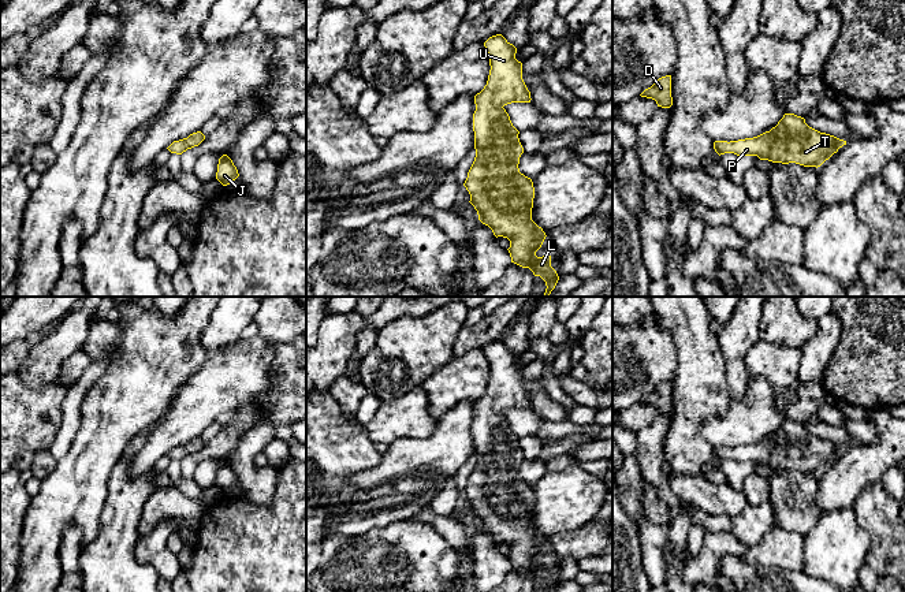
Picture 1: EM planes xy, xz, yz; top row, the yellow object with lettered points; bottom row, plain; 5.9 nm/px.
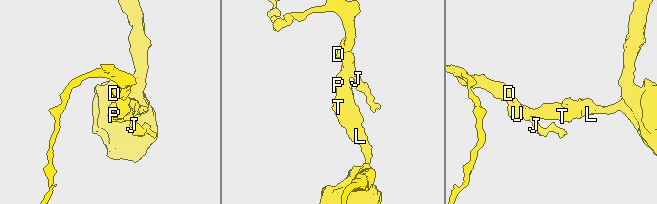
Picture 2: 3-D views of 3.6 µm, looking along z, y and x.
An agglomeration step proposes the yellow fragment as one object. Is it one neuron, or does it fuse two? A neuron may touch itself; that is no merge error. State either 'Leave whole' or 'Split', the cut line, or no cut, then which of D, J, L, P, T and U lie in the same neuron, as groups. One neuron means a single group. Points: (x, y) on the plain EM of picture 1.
Leave whole. No split. Groups: D J L P T U

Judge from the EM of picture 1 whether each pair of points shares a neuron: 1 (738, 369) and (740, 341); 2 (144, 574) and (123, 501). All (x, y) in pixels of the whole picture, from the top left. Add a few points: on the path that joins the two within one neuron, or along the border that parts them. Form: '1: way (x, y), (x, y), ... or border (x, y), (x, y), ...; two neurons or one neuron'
1: way (737, 362), (737, 347); one neuron
2: way (126, 557), (126, 524), (123, 520); one neuron

